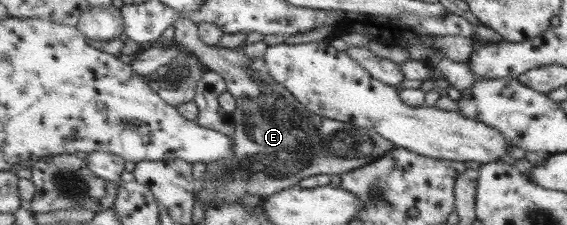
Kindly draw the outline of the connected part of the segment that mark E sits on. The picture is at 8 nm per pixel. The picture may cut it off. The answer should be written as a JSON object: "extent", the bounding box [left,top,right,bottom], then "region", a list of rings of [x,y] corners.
{"extent":[172,16,395,209],"region":[[[186,16],[178,18],[172,27],[173,42],[202,60],[207,69],[222,75],[228,92],[237,102],[237,109],[232,114],[236,125],[232,136],[234,155],[222,162],[206,165],[203,182],[198,184],[195,192],[204,209],[212,200],[237,203],[250,194],[271,196],[287,187],[298,186],[303,179],[313,175],[342,176],[372,163],[395,148],[376,131],[321,117],[310,111],[270,76],[265,58],[250,56],[242,46],[235,49],[204,43],[198,24]]]}

